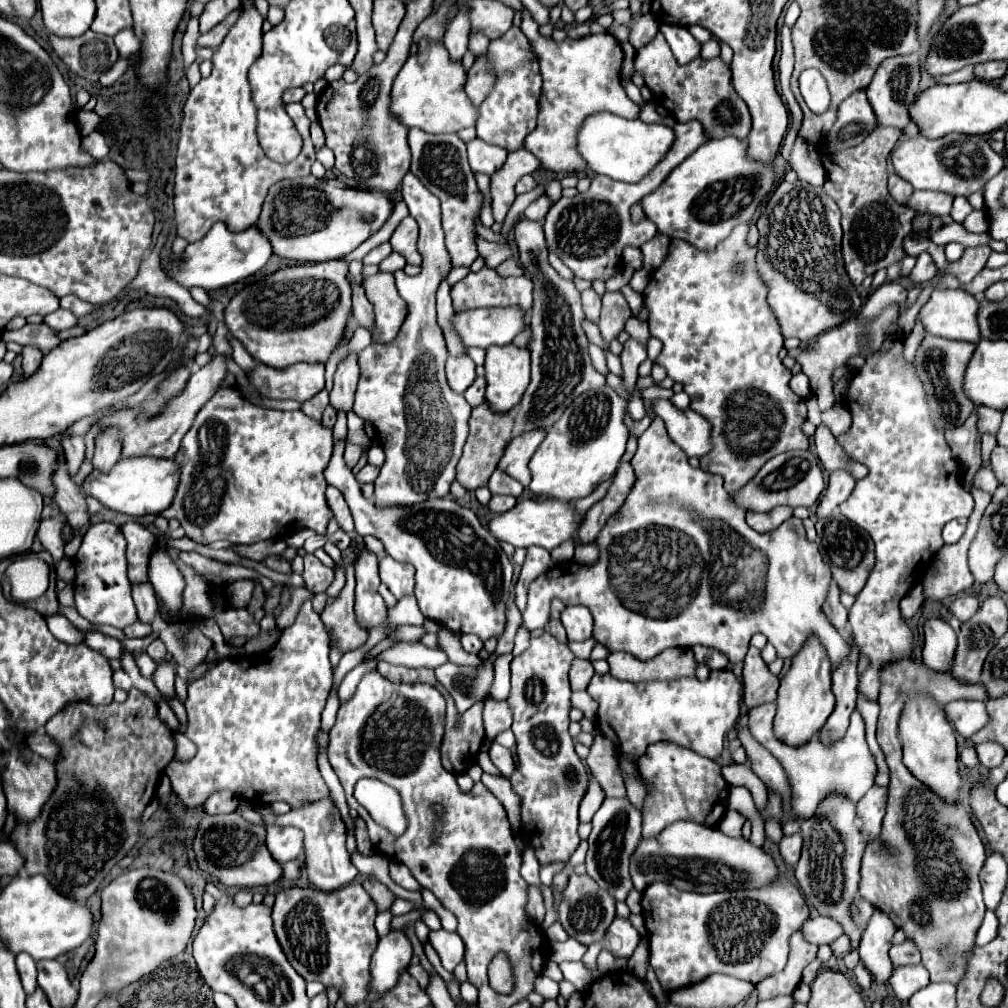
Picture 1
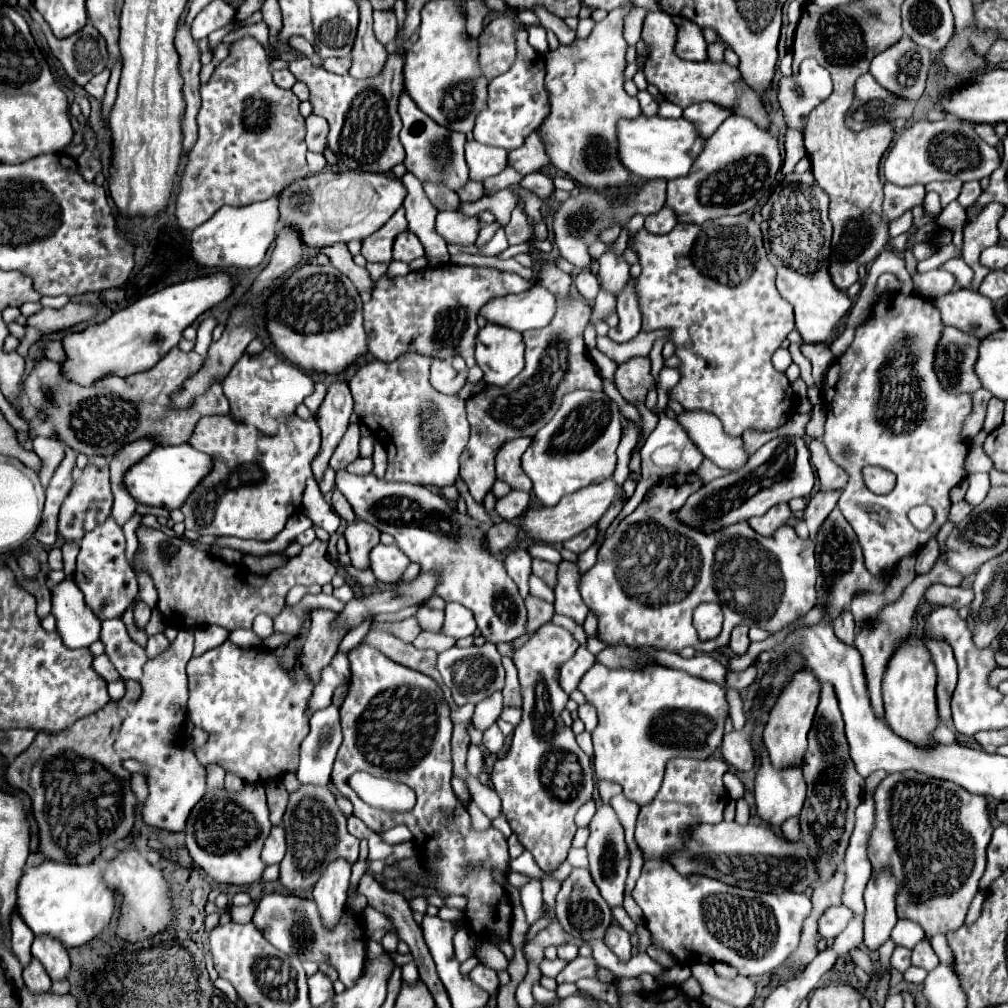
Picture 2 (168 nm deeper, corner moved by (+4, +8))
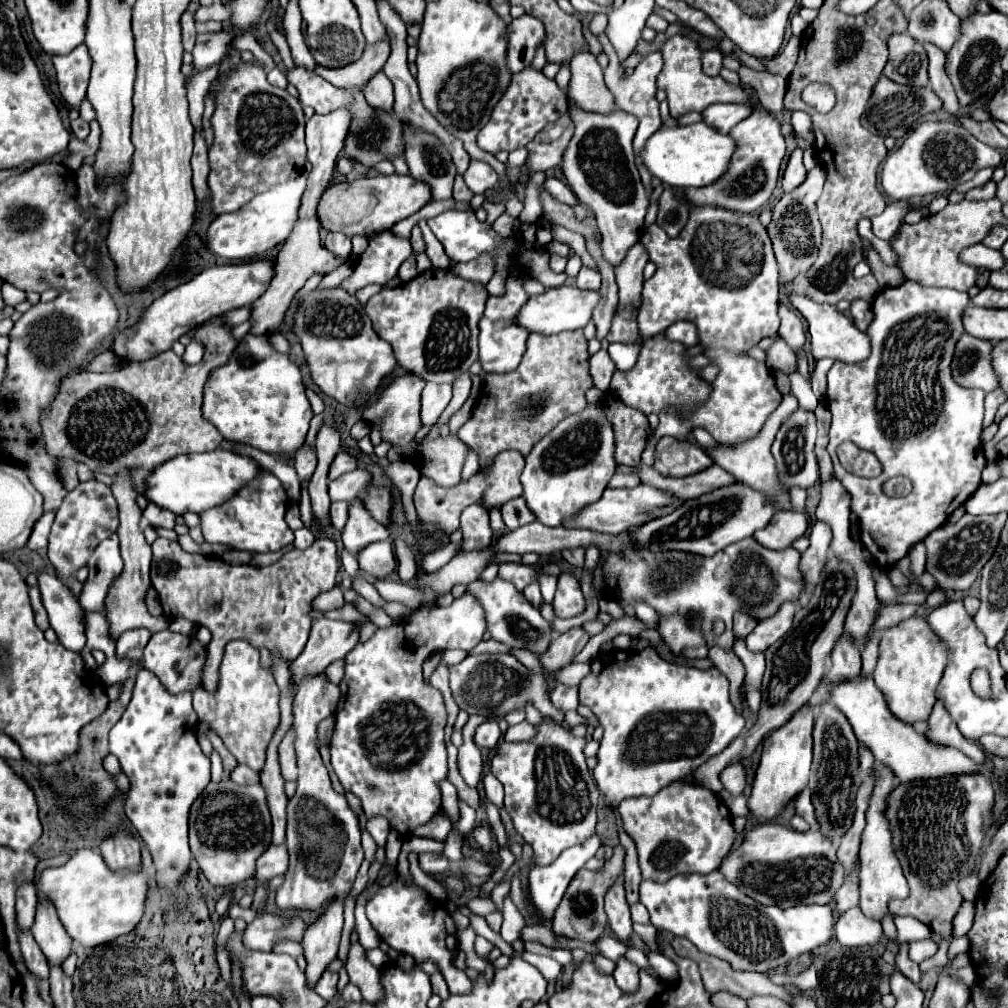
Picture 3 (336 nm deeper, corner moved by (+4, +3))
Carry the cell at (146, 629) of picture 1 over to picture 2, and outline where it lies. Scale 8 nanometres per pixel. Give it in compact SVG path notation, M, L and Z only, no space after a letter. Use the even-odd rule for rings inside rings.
M122 619L102 621L100 641L106 645L106 655L110 657L122 679L138 681L142 677L142 667L148 657L140 657L142 649L130 639Z

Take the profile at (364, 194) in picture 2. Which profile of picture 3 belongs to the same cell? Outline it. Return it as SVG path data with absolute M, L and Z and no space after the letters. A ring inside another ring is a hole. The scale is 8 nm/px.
M374 176L358 178L356 182L338 182L330 184L320 198L320 224L326 232L344 232L352 236L370 236L382 230L390 230L396 222L412 216L424 204L430 202L430 188L412 176Z

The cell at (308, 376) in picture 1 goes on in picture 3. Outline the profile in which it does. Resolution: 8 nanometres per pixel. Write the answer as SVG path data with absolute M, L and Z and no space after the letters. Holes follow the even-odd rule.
M246 334L232 352L230 362L212 372L204 390L204 416L218 428L218 432L226 440L242 442L260 448L268 454L292 456L306 440L308 424L312 420L312 410L306 398L306 388L302 384L302 374L298 366L286 354L272 350L266 336Z

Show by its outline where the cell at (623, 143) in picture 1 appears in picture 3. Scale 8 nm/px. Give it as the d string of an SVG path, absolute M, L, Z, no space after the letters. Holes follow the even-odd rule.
M704 122L688 124L688 126L660 126L640 150L640 160L648 168L648 172L658 178L662 184L688 188L688 186L706 186L718 180L734 152L734 140L730 136L720 134Z

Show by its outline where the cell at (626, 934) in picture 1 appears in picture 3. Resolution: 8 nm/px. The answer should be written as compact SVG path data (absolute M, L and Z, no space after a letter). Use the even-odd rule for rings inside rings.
M620 956L616 962L616 970L612 972L616 984L624 990L624 992L634 992L638 988L638 966L634 962L630 962L628 958Z

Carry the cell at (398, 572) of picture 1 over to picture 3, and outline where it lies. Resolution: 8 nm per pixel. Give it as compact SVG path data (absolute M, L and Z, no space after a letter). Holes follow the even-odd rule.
M390 540L366 546L362 552L358 552L358 562L366 574L378 580L384 580L390 572L396 570L396 558Z

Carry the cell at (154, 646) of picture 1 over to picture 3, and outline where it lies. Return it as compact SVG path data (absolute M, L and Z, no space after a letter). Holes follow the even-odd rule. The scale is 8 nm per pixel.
M164 630L164 632L152 634L148 646L144 648L142 662L144 662L146 670L154 672L160 678L160 682L164 684L166 690L170 690L170 692L184 692L184 690L192 692L202 682L200 672L202 672L202 666L206 662L206 648L196 638Z

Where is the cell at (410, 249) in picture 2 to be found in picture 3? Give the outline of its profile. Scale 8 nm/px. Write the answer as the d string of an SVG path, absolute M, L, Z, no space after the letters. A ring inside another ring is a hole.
M414 254L402 262L398 274L400 274L402 282L408 282L408 280L412 280L412 278L418 274L418 272L416 272L416 256L414 256Z

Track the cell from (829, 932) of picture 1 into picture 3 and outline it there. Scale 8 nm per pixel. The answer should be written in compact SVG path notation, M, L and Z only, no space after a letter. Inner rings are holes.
M858 906L844 912L834 926L836 940L844 946L866 946L876 944L882 938L880 922L866 918Z

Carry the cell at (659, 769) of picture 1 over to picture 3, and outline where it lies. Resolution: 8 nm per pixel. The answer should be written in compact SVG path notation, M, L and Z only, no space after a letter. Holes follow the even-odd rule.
M674 780L650 798L628 798L620 804L624 830L634 838L642 878L666 882L676 874L708 874L732 848L736 834L724 802L694 780Z

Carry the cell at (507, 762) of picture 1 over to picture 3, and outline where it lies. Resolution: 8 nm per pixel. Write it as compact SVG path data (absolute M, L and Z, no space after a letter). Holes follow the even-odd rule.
M486 722L482 724L478 730L476 730L476 736L474 736L474 742L480 746L480 748L494 748L500 740L500 728L498 728L498 722Z

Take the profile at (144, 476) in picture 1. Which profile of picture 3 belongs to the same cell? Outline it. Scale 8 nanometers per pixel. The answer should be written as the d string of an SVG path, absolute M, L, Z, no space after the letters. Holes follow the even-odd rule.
M212 450L204 454L186 454L186 456L176 456L160 468L150 470L148 480L144 480L144 496L148 502L166 508L174 514L186 514L186 512L202 512L204 508L218 506L232 498L232 494L252 480L258 472L258 464L248 458L240 456L234 452L224 452L224 450Z

